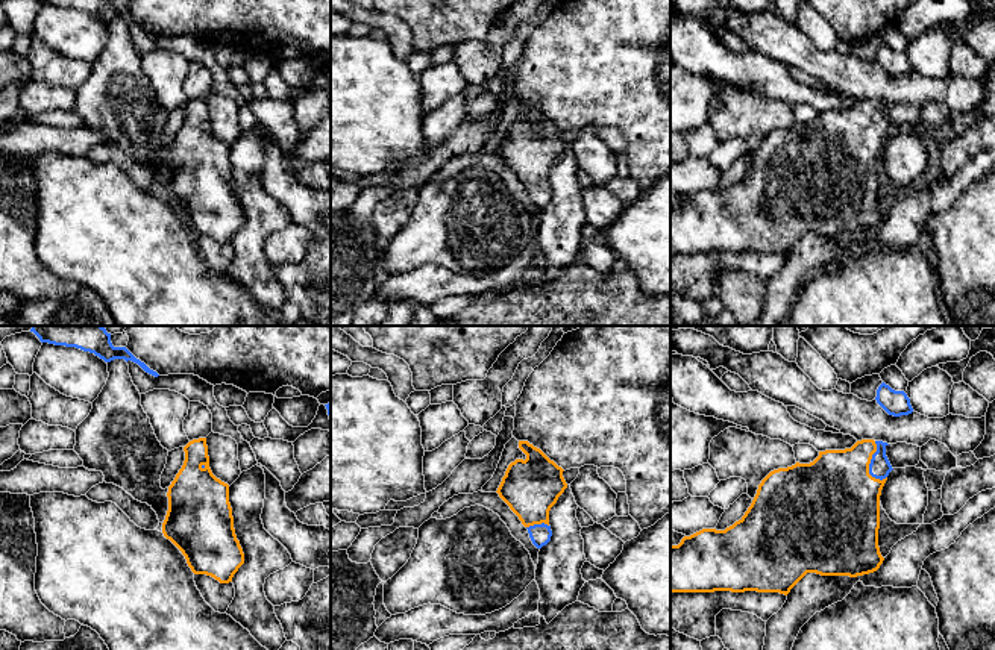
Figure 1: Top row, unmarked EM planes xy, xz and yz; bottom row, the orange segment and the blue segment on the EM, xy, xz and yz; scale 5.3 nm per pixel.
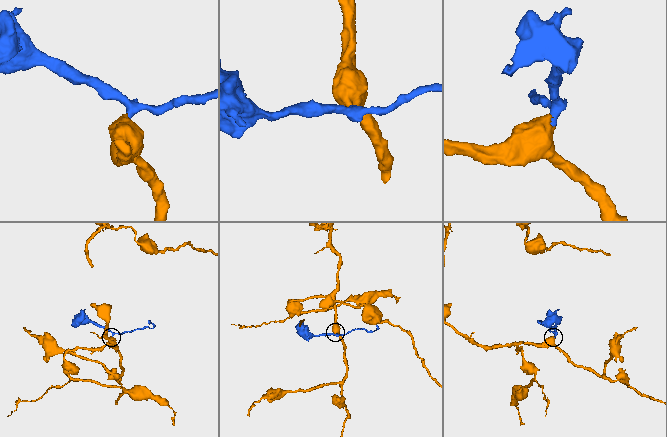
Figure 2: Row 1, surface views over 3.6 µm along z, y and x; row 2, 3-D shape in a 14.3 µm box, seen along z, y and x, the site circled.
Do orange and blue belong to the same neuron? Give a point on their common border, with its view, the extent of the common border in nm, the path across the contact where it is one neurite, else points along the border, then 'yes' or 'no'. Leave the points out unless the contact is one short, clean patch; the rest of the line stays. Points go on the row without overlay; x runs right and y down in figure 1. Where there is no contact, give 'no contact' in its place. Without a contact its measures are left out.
yz (869, 123) | 220 nm | across yz (834, 155), (869, 123), (880, 128) | yes

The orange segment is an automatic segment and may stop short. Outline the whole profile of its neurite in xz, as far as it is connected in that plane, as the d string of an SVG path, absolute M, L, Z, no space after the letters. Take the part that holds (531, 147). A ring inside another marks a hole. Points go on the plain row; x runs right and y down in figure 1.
M519 102L526 120L511 123L498 148L499 158L528 189L537 209L551 202L549 171L567 148L563 129L528 102Z

